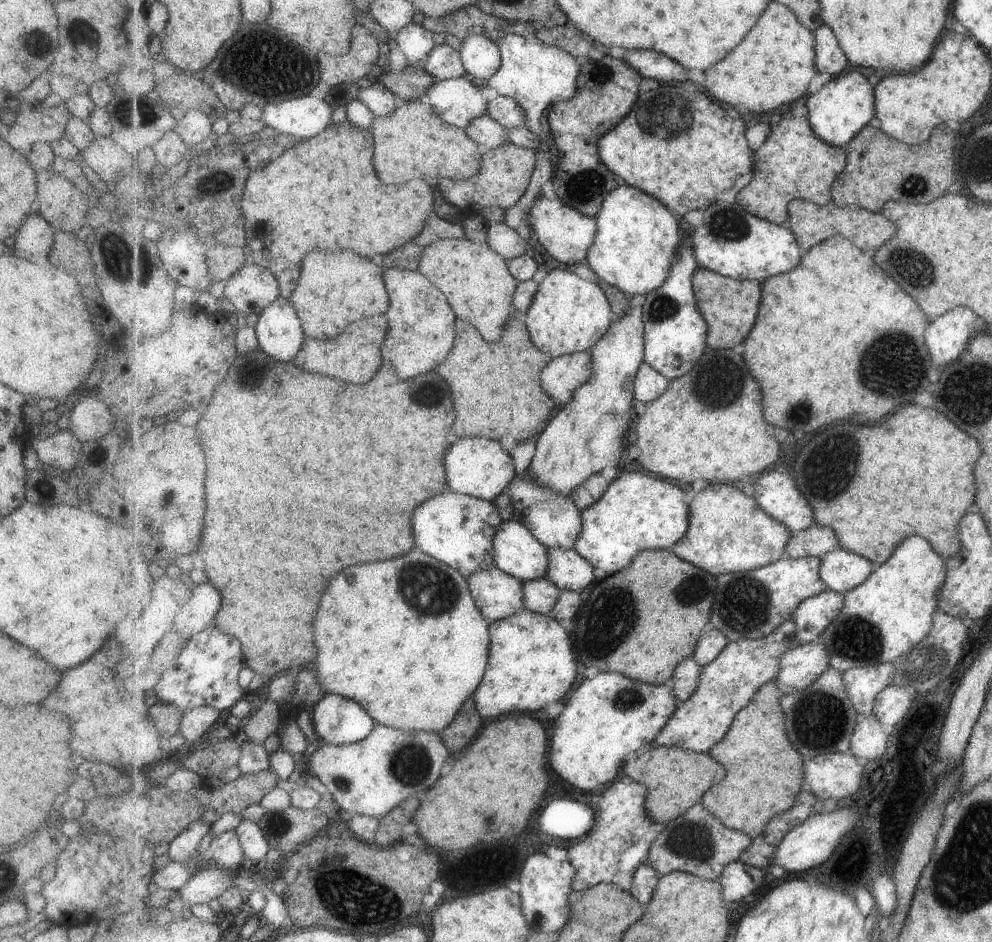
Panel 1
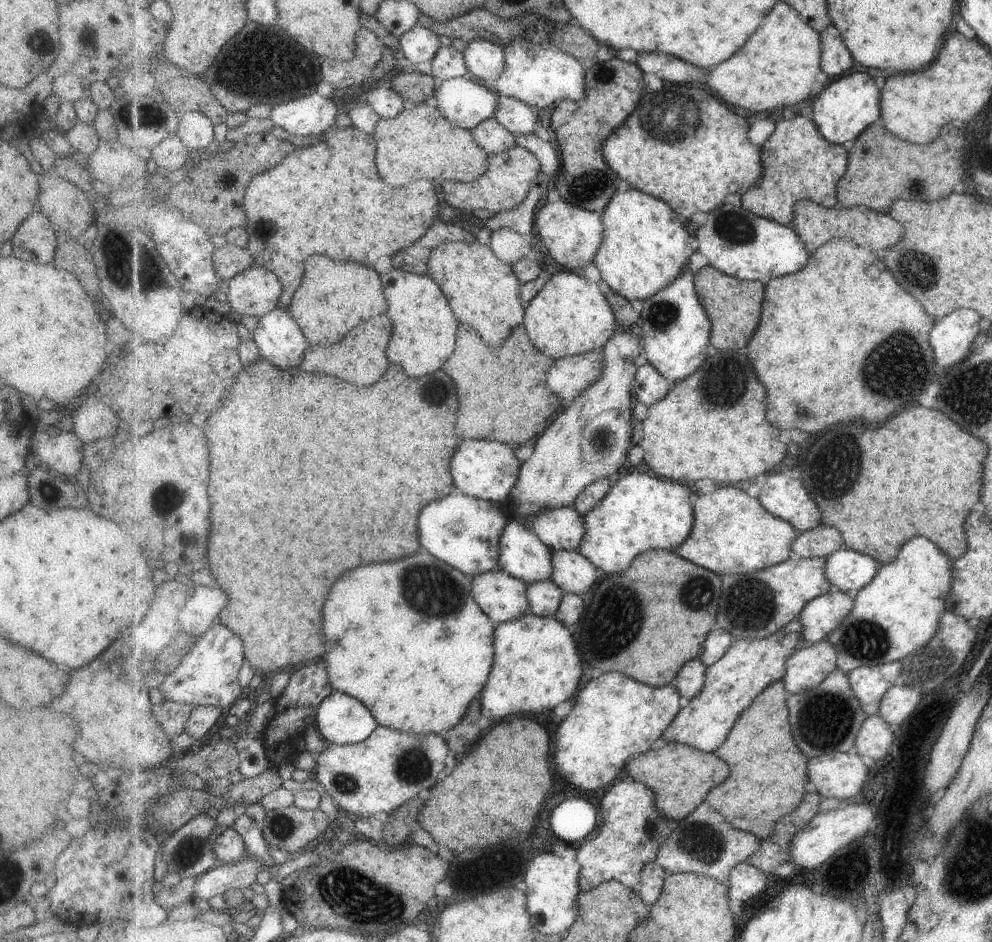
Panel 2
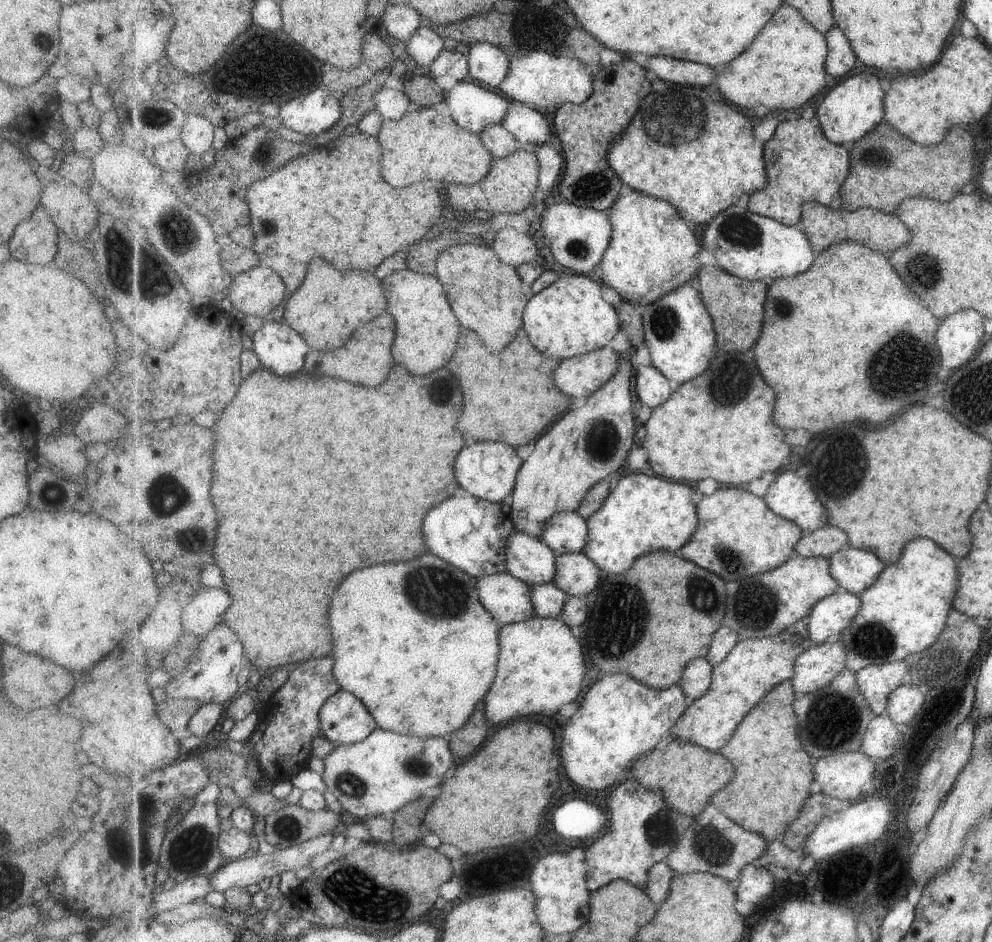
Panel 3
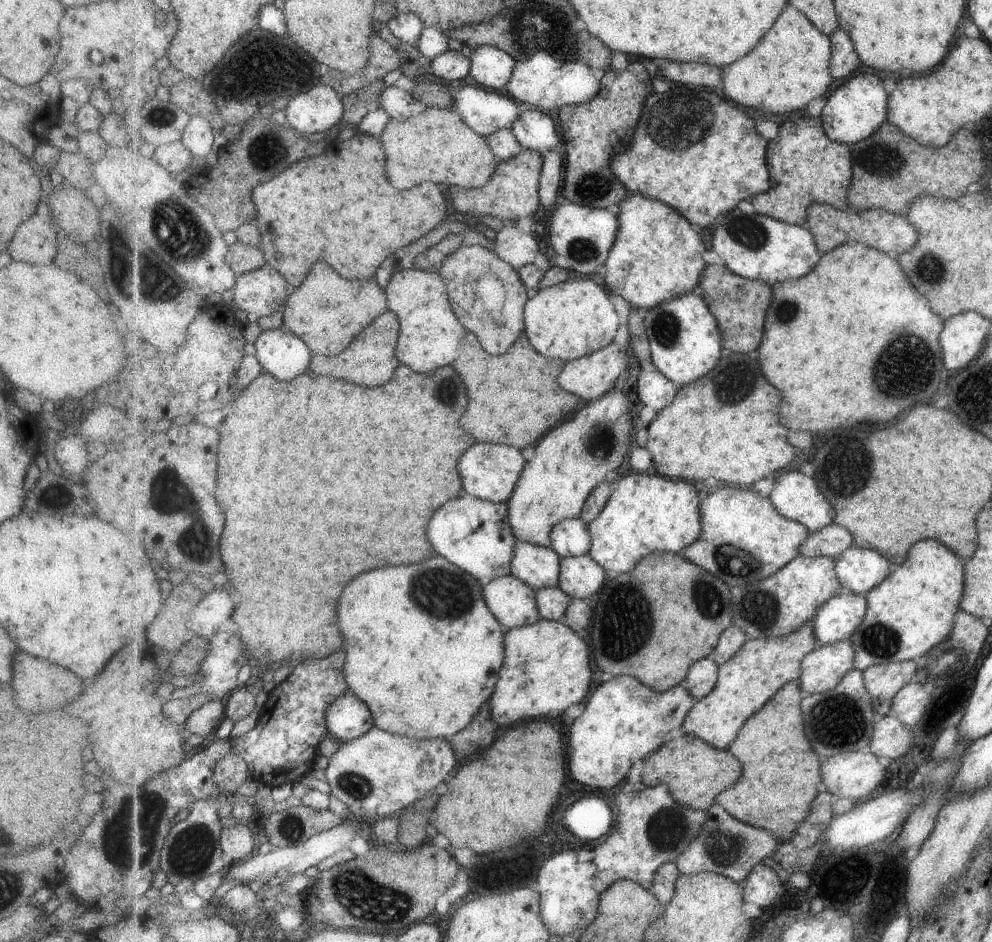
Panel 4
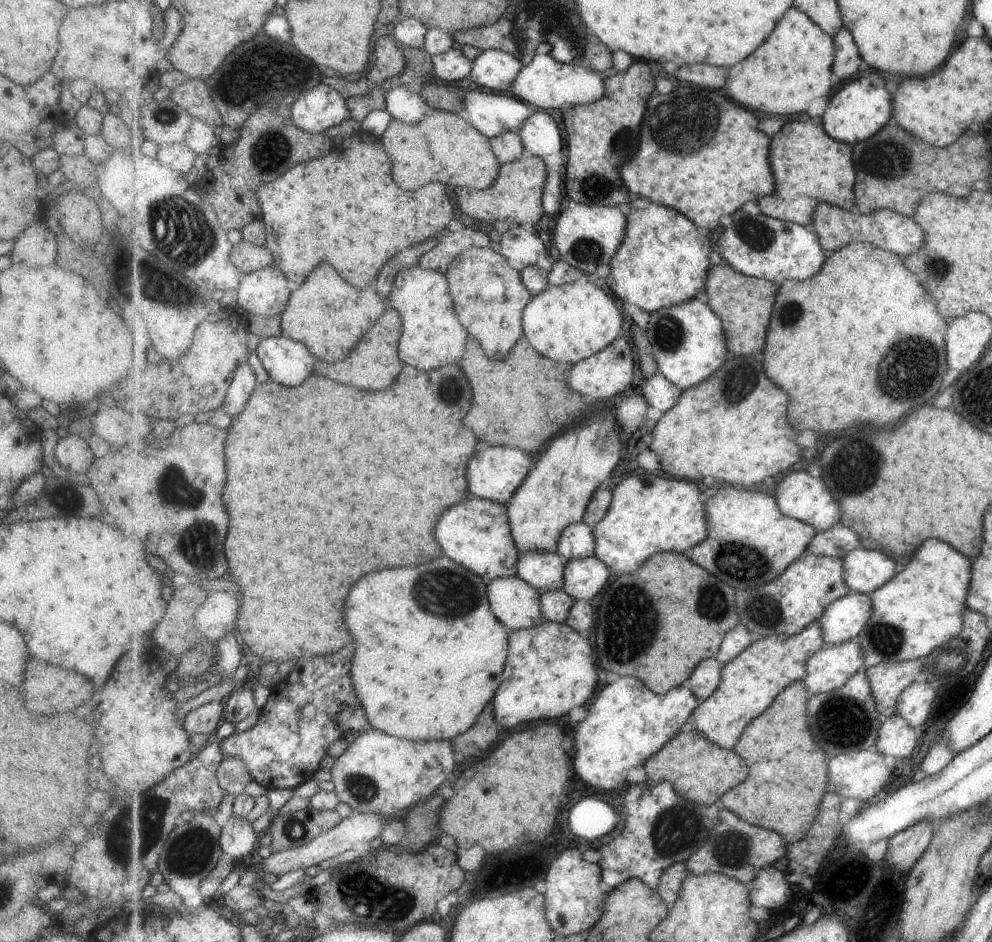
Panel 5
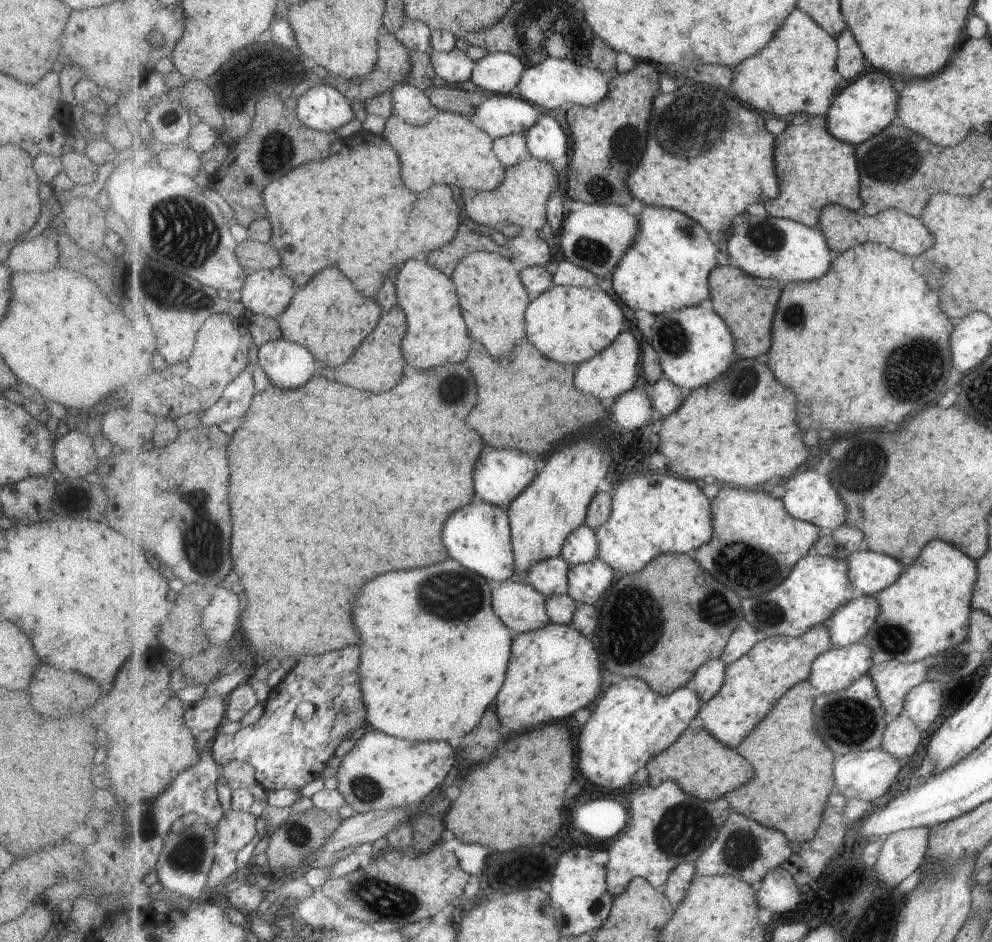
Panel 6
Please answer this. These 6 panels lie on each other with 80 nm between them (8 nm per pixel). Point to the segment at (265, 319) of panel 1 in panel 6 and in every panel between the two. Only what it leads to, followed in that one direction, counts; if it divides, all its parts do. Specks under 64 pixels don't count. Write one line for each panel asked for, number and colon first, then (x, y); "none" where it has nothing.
2: (281, 340)
3: (281, 348)
4: (282, 353)
5: (289, 362)
6: (288, 365)

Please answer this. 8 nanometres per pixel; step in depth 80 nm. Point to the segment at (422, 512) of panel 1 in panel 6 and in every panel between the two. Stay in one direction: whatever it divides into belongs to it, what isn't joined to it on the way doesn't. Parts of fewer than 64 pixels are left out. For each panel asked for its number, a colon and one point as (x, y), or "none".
2: (464, 531)
3: (471, 533)
4: (476, 534)
5: (477, 534)
6: (480, 536)

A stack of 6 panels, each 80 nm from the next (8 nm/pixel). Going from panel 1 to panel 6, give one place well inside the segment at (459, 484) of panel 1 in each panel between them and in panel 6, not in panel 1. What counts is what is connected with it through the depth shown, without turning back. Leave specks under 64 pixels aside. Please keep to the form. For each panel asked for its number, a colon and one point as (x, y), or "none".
2: (484, 469)
3: (489, 470)
4: (491, 471)
5: (497, 472)
6: (501, 476)

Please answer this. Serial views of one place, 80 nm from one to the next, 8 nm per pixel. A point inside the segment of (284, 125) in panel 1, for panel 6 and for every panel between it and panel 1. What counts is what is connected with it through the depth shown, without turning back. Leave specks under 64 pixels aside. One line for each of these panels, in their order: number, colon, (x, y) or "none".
2: (313, 114)
3: (318, 111)
4: (321, 108)
5: (322, 107)
6: (324, 108)

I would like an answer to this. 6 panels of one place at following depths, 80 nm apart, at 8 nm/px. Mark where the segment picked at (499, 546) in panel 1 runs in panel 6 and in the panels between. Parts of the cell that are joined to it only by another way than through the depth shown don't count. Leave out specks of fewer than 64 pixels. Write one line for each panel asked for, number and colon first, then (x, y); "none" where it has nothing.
2: (524, 555)
3: (529, 558)
4: (539, 566)
5: (546, 571)
6: (552, 576)

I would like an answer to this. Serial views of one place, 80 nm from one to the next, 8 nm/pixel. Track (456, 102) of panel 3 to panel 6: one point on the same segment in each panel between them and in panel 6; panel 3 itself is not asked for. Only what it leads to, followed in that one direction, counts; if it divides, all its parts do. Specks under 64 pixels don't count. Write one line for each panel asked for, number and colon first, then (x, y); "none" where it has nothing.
4: (486, 112)
5: (493, 114)
6: (500, 115)

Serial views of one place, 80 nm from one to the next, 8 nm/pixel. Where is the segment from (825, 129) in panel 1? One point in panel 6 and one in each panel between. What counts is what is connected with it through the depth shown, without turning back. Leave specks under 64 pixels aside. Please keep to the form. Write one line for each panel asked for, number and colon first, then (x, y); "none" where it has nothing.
2: (849, 105)
3: (854, 107)
4: (857, 109)
5: (863, 106)
6: (866, 107)

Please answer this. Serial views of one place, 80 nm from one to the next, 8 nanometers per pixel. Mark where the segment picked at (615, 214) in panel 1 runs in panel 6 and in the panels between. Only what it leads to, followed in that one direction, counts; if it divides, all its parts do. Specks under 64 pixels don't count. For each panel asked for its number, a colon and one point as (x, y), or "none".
2: (645, 248)
3: (652, 252)
4: (657, 257)
5: (664, 261)
6: (668, 267)

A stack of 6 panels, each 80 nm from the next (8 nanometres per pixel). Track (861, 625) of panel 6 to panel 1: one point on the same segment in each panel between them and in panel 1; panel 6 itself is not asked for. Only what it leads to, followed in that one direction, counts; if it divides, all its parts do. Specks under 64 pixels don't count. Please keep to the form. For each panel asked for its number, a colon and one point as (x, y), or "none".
1: (813, 616)
2: (821, 616)
3: (831, 616)
4: (840, 616)
5: (845, 619)

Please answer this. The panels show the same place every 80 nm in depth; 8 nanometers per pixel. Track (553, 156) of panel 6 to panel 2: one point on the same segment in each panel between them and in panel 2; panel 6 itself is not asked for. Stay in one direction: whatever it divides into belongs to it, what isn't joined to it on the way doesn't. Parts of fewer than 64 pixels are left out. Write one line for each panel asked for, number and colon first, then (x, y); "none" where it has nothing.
2: (520, 118)
3: (528, 123)
4: (536, 131)
5: (541, 135)

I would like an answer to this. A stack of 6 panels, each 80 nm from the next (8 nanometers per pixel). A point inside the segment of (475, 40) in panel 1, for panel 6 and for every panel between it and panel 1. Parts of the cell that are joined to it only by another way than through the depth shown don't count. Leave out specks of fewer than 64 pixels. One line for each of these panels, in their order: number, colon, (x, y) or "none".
2: (485, 60)
3: (490, 64)
4: (491, 66)
5: (496, 69)
6: (500, 73)

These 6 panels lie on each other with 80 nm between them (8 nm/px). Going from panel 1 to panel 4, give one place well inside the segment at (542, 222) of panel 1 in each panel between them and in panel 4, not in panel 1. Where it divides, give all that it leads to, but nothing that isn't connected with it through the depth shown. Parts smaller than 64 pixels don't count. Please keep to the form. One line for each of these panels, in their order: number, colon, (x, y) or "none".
2: (572, 235)
3: (578, 237)
4: (583, 237)

